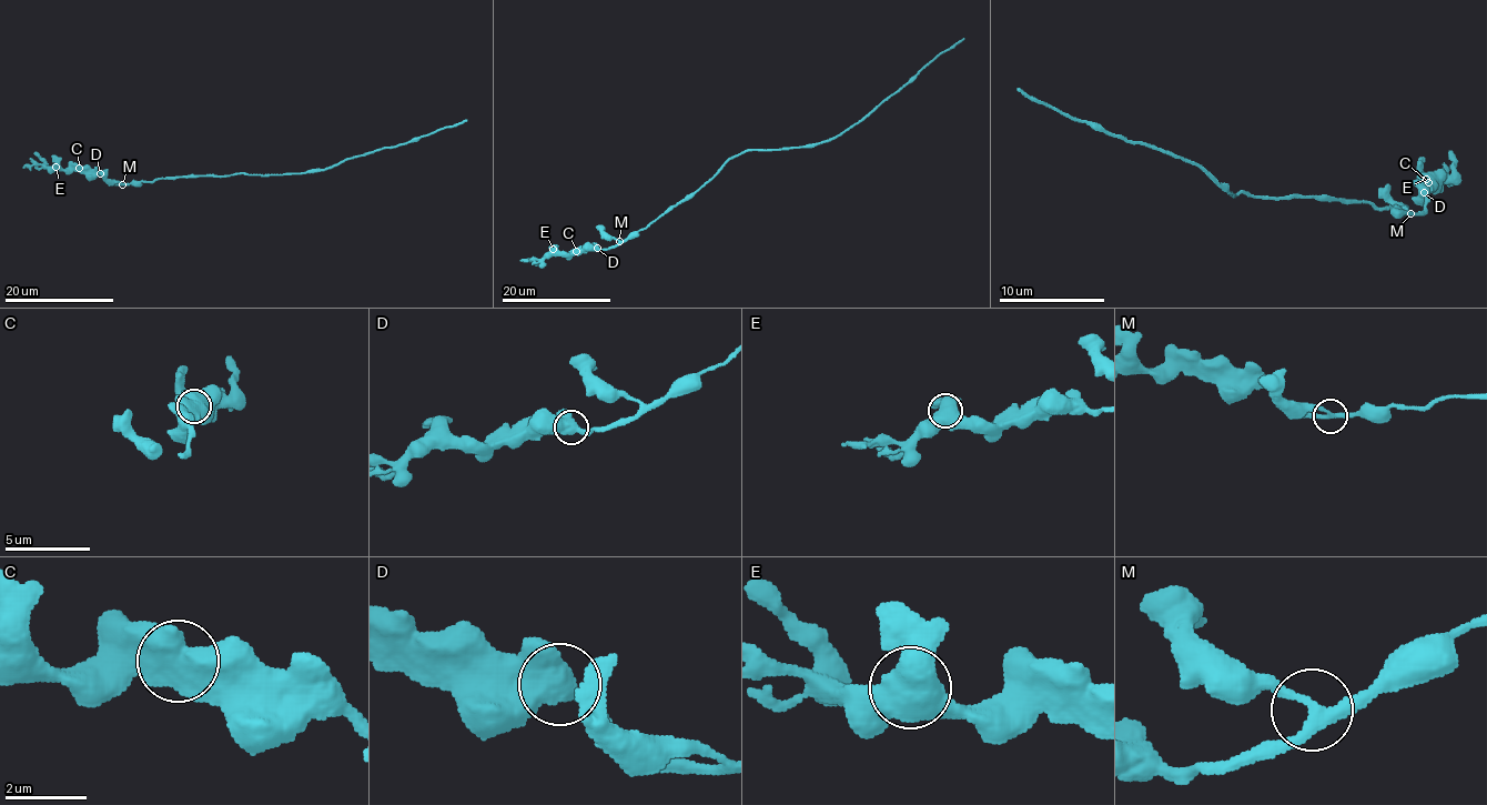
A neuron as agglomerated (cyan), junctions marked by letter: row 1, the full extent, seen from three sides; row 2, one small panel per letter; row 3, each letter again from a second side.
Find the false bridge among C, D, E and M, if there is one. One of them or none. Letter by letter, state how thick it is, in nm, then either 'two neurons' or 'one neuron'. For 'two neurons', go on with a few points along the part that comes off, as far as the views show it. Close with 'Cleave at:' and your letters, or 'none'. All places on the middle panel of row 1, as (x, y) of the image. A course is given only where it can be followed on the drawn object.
C: 700 nm thick; one neuron
D: 700 nm thick; one neuron
E: 600 nm thick; one neuron
M: 240 nm thick; one neuron
Cleave at: none

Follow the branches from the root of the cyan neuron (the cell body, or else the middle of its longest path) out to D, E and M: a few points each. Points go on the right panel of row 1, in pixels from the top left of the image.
D: (1235, 195), (1248, 192), (1270, 198), (1365, 200), (1375, 209), (1399, 209), (1420, 213), (1426, 203), (1423, 192)
E: (1235, 195), (1365, 200), (1375, 209), (1420, 213), (1434, 188), (1426, 179)
M: (1235, 195), (1248, 192), (1270, 198), (1365, 200), (1375, 209), (1399, 209), (1410, 213)

